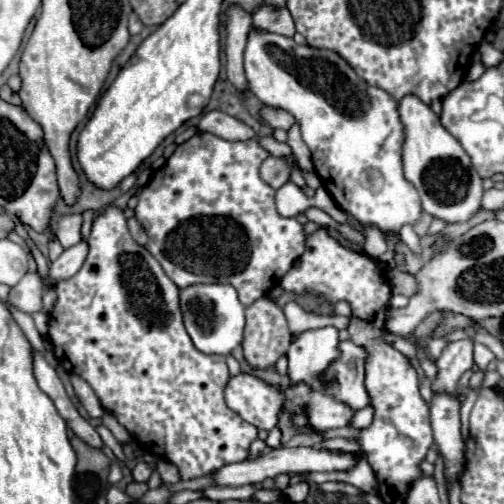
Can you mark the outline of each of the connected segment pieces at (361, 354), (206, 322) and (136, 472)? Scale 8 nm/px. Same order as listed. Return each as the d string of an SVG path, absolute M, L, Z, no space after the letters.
M352 340L340 342L340 352L342 356L324 374L324 390L354 410L360 410L370 404L370 394L364 386L368 352Z
M192 284L180 290L180 310L186 332L202 354L230 354L242 342L244 330L244 306L238 302L238 294L228 284Z
M146 462L136 464L136 466L134 466L134 470L132 470L132 478L134 478L136 482L148 482L150 474L152 474L152 468L150 468Z

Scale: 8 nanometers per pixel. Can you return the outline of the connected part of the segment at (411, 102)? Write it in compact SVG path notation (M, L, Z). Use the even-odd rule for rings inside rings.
M404 96L398 104L398 110L406 130L402 154L404 176L416 186L424 212L446 222L464 222L474 216L480 210L480 194L484 188L480 188L482 178L476 170L472 170L470 156L464 152L460 142L442 126L440 118L418 96Z

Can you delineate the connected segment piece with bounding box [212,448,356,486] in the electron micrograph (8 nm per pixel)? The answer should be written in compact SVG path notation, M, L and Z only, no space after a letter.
M276 448L258 458L248 458L244 462L224 466L214 476L218 486L242 486L242 484L260 484L266 478L276 478L280 474L306 474L306 472L346 472L356 466L356 456L352 452L334 452L318 448Z

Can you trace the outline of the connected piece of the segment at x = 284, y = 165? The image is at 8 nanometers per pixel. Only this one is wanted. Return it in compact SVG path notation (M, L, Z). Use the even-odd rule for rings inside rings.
M268 156L262 166L260 166L260 176L266 184L270 184L274 190L278 190L280 186L284 186L288 182L288 176L290 176L290 166L286 160L282 158L274 158L274 156Z

